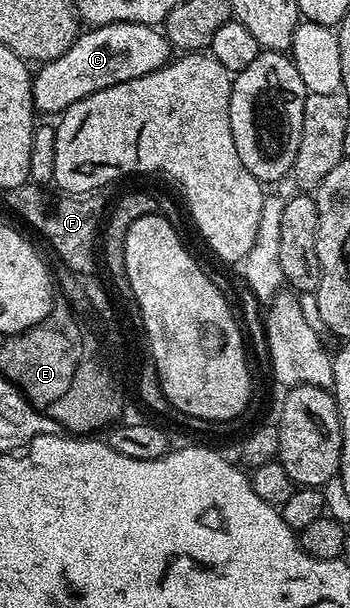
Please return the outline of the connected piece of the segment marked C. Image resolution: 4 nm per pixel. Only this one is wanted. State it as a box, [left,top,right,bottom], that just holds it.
[33,23,172,115]

